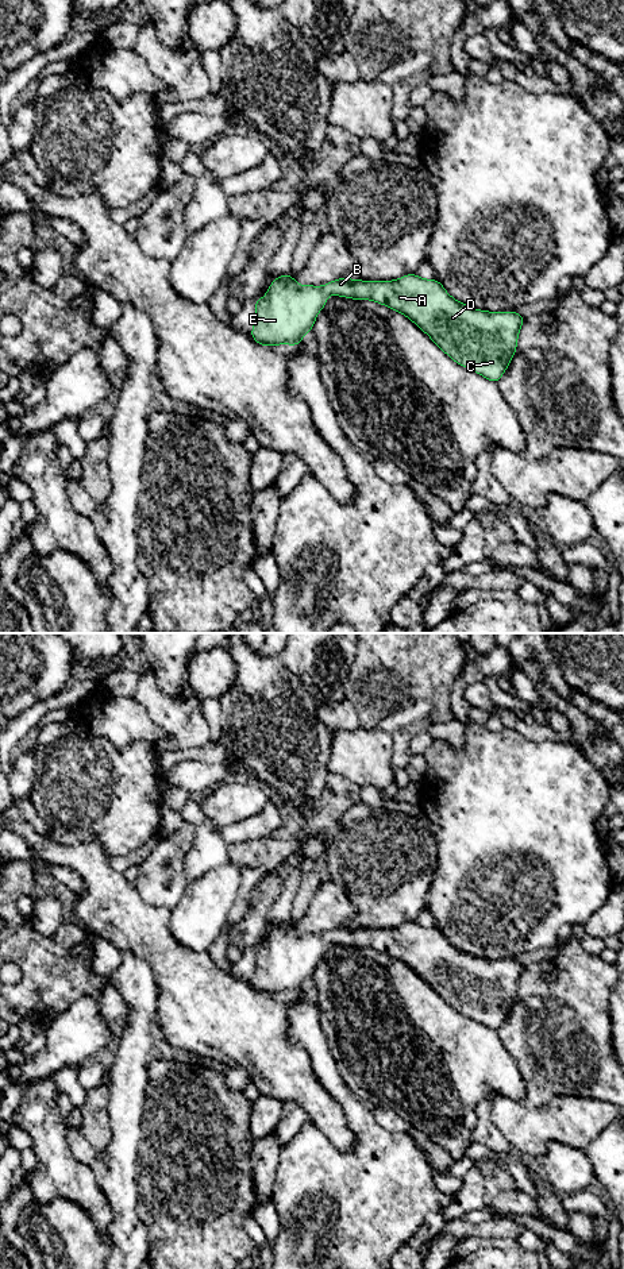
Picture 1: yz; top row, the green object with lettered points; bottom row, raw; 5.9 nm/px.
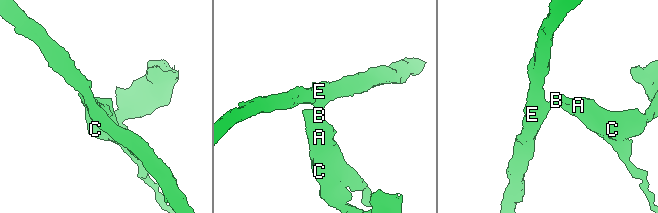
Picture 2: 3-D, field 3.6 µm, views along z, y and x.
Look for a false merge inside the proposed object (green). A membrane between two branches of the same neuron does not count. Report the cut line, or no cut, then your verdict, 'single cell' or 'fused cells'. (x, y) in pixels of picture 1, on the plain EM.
cut none; single cell

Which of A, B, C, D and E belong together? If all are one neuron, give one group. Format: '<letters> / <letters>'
A B C D E

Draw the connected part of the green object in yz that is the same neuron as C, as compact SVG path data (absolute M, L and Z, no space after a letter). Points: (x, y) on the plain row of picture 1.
M288 921L277 925L263 946L255 948L255 972L251 986L261 994L298 994L303 984L313 977L315 967L327 952L327 941L353 948L371 948L405 963L458 1012L498 1030L515 1004L520 975L525 969L516 958L486 960L452 946L438 927L423 927L416 921L396 929L359 929L338 926L320 934L298 934Z

